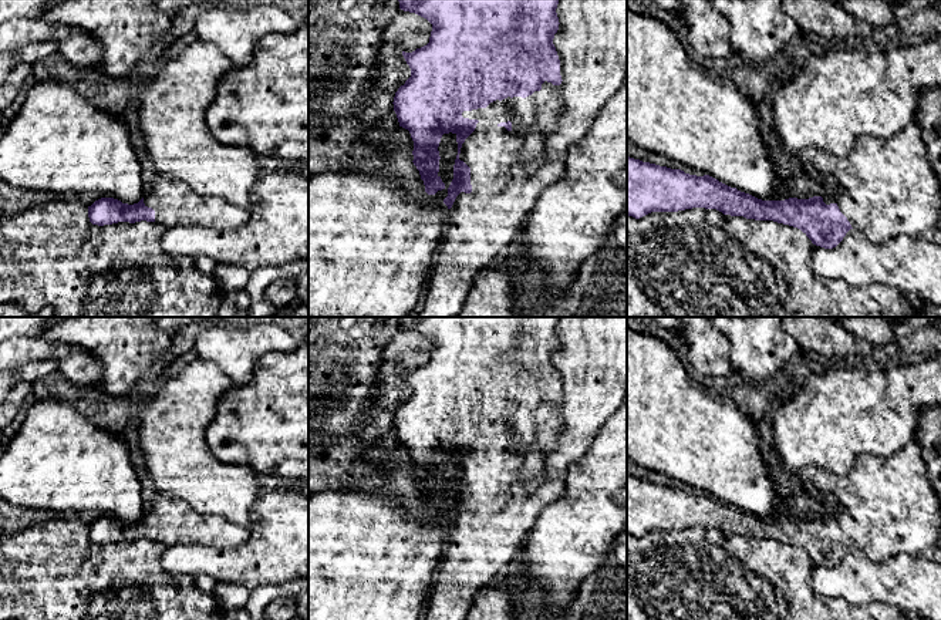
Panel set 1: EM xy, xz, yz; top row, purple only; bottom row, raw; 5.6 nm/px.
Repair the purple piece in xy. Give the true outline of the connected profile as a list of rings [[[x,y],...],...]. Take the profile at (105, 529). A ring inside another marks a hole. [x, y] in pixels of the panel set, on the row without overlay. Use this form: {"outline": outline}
{"outline": [[[158,493],[138,522],[128,523],[114,516],[101,516],[88,525],[88,536],[98,545],[146,539],[161,542],[166,547],[198,543],[227,549],[243,543],[249,529],[220,516],[199,515],[183,501]]]}

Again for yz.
{"outline": [[[915,438],[888,458],[860,456],[843,476],[806,466],[799,472],[797,486],[827,501],[830,509],[809,518],[762,519],[709,493],[689,493],[627,475],[627,533],[640,538],[651,530],[716,528],[724,533],[797,546],[813,563],[824,567],[836,566],[850,547],[861,550],[873,562],[884,562],[898,553],[921,556],[928,547],[938,547],[941,505]]]}

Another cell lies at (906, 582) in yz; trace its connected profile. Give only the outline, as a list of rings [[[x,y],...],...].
[[[850,547],[833,567],[813,563],[812,584],[827,599],[844,599],[853,604],[880,602],[901,611],[917,611],[924,620],[941,620],[941,563],[923,556],[898,553],[884,562],[873,562],[861,550]]]

